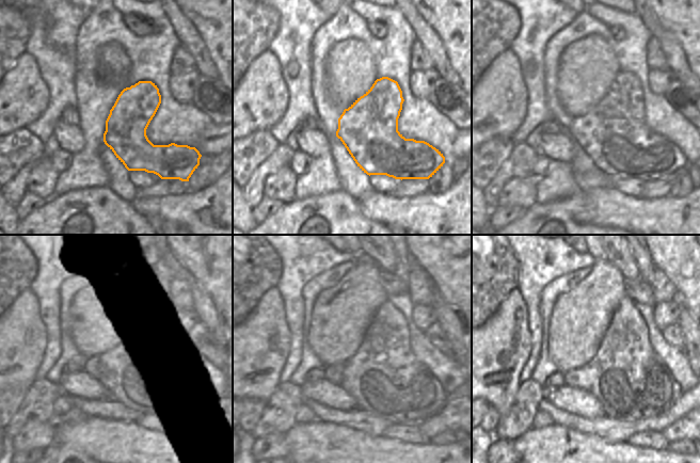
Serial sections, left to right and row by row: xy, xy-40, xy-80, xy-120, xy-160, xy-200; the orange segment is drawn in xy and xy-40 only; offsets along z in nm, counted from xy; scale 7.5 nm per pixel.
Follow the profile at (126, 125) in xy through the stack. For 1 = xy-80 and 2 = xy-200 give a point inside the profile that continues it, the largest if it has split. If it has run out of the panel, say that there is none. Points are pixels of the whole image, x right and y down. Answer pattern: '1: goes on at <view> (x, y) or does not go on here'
1: goes on at xy-80 (615, 134)
2: goes on at xy-200 (632, 383)

